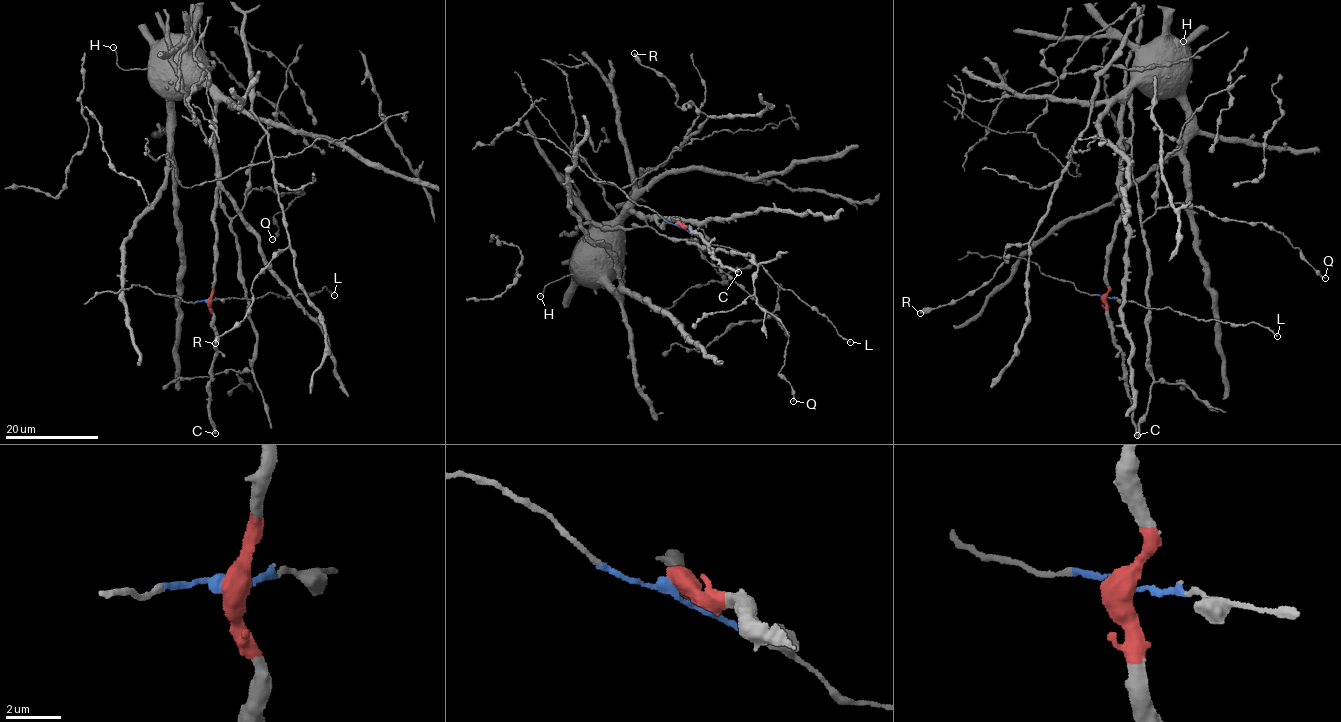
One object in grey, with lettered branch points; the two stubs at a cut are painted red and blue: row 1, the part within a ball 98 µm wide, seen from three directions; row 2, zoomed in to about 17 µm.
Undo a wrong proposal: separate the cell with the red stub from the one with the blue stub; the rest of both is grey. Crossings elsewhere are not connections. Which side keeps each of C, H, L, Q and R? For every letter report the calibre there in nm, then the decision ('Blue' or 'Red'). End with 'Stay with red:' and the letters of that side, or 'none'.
C: Thickness 440 nm. Red
H: Thickness 140 nm. Red
L: Thickness 160 nm. Blue
Q: Thickness 170 nm. Red
R: Thickness 360 nm. Red
Stay with red: C, H, Q, R

